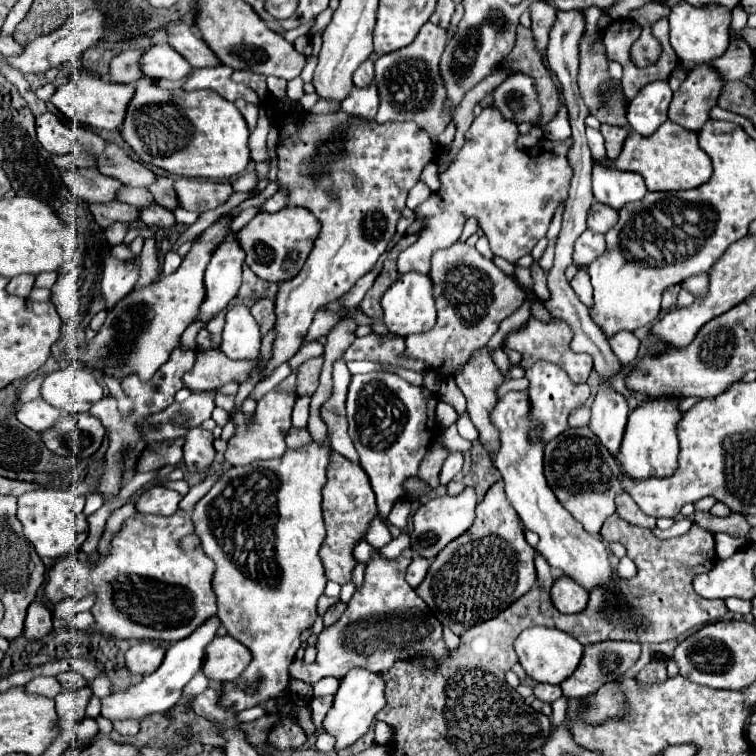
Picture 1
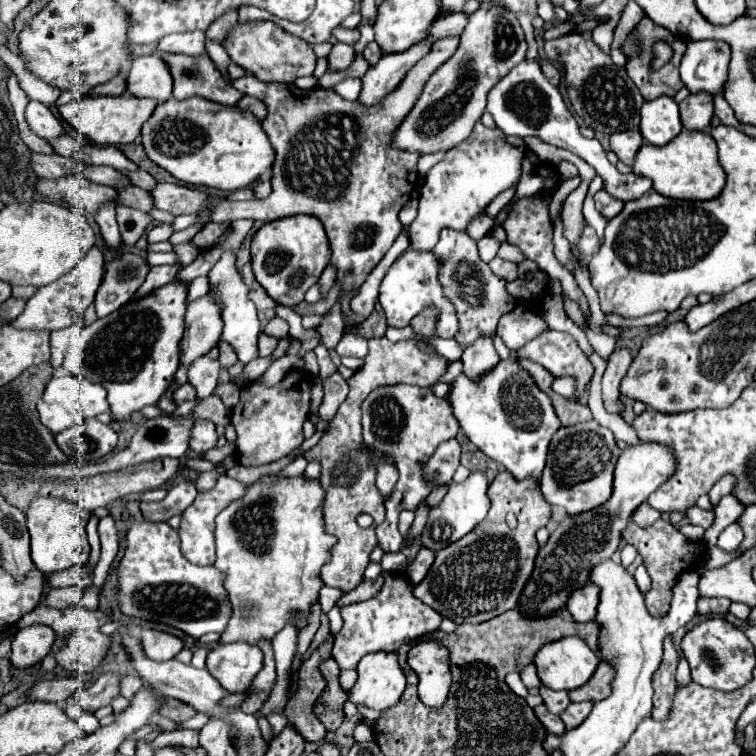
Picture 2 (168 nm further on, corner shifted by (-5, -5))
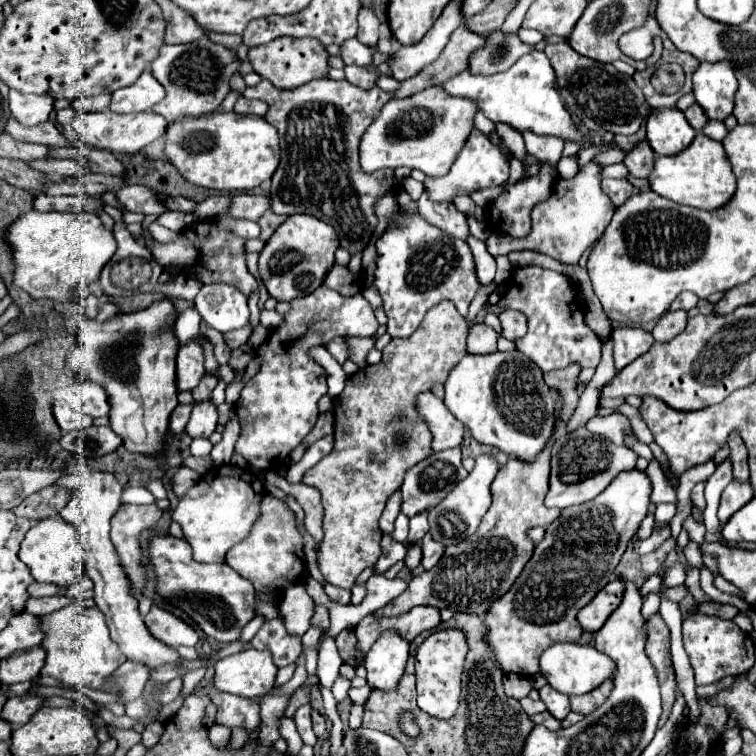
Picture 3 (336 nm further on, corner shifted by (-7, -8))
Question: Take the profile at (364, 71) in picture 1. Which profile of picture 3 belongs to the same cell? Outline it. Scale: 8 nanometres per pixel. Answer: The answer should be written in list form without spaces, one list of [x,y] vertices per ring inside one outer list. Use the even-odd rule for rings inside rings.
[[[362,8],[358,14],[358,42],[362,42],[364,46],[372,46],[376,48],[378,44],[378,18],[374,16],[374,12],[370,8]]]

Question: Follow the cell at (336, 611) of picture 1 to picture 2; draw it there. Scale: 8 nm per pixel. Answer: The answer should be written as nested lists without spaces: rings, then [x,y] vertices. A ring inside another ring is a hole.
[[[330,637],[328,643],[320,645],[312,653],[312,657],[302,665],[298,691],[290,697],[288,707],[284,711],[286,719],[294,723],[294,727],[306,741],[322,741],[326,737],[326,727],[312,713],[312,707],[320,693],[326,689],[326,679],[320,673],[320,663],[332,657],[332,641],[334,637]]]

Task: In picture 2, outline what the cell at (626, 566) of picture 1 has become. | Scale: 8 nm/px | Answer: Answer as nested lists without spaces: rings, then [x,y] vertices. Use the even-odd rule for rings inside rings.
[[[640,565],[640,567],[636,569],[636,573],[634,573],[634,579],[636,579],[636,585],[638,585],[638,589],[640,589],[642,593],[646,593],[646,591],[650,591],[650,587],[652,587],[652,583],[650,583],[650,575],[646,573],[646,569],[644,569],[644,565]]]

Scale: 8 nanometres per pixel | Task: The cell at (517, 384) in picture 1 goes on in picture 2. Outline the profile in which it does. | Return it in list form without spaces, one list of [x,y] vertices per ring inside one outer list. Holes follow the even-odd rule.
[[[570,376],[555,379],[552,390],[564,397],[570,398],[576,391],[575,379]]]

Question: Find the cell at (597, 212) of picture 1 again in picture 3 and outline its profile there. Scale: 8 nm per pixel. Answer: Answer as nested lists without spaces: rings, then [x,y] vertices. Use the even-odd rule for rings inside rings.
[[[622,178],[622,180],[602,180],[602,192],[612,200],[614,206],[622,206],[638,190],[626,178]]]

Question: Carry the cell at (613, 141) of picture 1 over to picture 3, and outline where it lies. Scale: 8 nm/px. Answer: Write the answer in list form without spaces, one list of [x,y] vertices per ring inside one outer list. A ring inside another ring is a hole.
[[[646,140],[638,142],[630,152],[626,152],[624,158],[628,172],[634,174],[636,178],[648,178],[648,174],[652,172],[652,162],[654,162],[654,152]]]

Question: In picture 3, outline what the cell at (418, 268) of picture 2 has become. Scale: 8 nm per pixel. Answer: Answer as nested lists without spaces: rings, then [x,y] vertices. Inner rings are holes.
[[[396,214],[398,226],[388,230],[378,240],[378,262],[374,272],[374,286],[378,288],[384,312],[388,316],[388,334],[406,338],[422,322],[428,308],[440,300],[450,300],[458,312],[466,318],[468,306],[478,290],[478,278],[470,246],[458,238],[448,238],[436,230],[436,226],[422,220],[420,214],[406,216]]]

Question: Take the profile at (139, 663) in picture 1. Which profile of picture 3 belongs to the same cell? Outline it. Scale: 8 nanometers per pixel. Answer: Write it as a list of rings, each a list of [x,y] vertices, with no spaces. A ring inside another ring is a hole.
[[[152,608],[144,616],[144,622],[146,622],[150,634],[170,648],[196,646],[196,642],[198,642],[198,634],[192,626],[188,626],[186,622],[182,622],[174,614],[164,612],[160,608]]]

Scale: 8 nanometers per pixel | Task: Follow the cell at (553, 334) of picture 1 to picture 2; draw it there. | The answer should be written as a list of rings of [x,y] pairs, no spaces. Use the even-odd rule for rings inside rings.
[[[520,303],[514,307],[514,311],[502,315],[498,323],[500,337],[504,339],[504,345],[508,349],[520,349],[524,343],[534,339],[546,329],[546,321],[540,317],[536,307],[528,303]]]

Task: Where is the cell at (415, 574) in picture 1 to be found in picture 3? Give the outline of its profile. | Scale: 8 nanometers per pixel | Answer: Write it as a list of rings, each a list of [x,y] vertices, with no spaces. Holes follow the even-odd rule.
[[[426,534],[426,536],[420,540],[420,546],[422,546],[422,552],[424,552],[424,556],[422,556],[422,566],[424,566],[424,570],[434,568],[436,562],[440,560],[442,552],[444,552],[444,546],[440,546],[440,542],[432,540],[430,534]]]

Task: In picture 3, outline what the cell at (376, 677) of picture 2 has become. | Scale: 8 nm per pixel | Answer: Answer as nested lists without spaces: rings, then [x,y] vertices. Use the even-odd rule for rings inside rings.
[[[382,634],[370,652],[366,654],[364,668],[368,672],[366,682],[372,690],[392,692],[396,690],[408,660],[408,640],[400,634]]]

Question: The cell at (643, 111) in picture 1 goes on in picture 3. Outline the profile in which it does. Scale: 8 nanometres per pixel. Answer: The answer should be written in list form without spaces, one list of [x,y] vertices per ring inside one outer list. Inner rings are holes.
[[[654,108],[646,122],[646,138],[652,150],[660,156],[672,156],[684,150],[696,130],[686,122],[686,116],[678,108]]]

